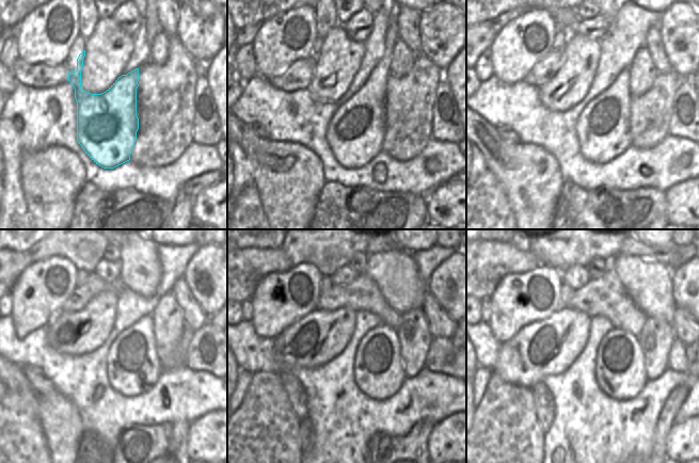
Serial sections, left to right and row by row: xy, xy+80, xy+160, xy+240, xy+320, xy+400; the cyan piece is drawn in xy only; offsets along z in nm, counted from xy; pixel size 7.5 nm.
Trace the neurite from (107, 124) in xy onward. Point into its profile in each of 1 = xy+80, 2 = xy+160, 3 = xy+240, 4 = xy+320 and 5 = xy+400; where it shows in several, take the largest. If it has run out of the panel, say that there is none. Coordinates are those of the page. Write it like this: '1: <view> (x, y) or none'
1: xy+80 (354, 134)
2: xy+160 (603, 127)
3: xy+240 (132, 364)
4: xy+320 (379, 372)
5: xy+400 (620, 372)

